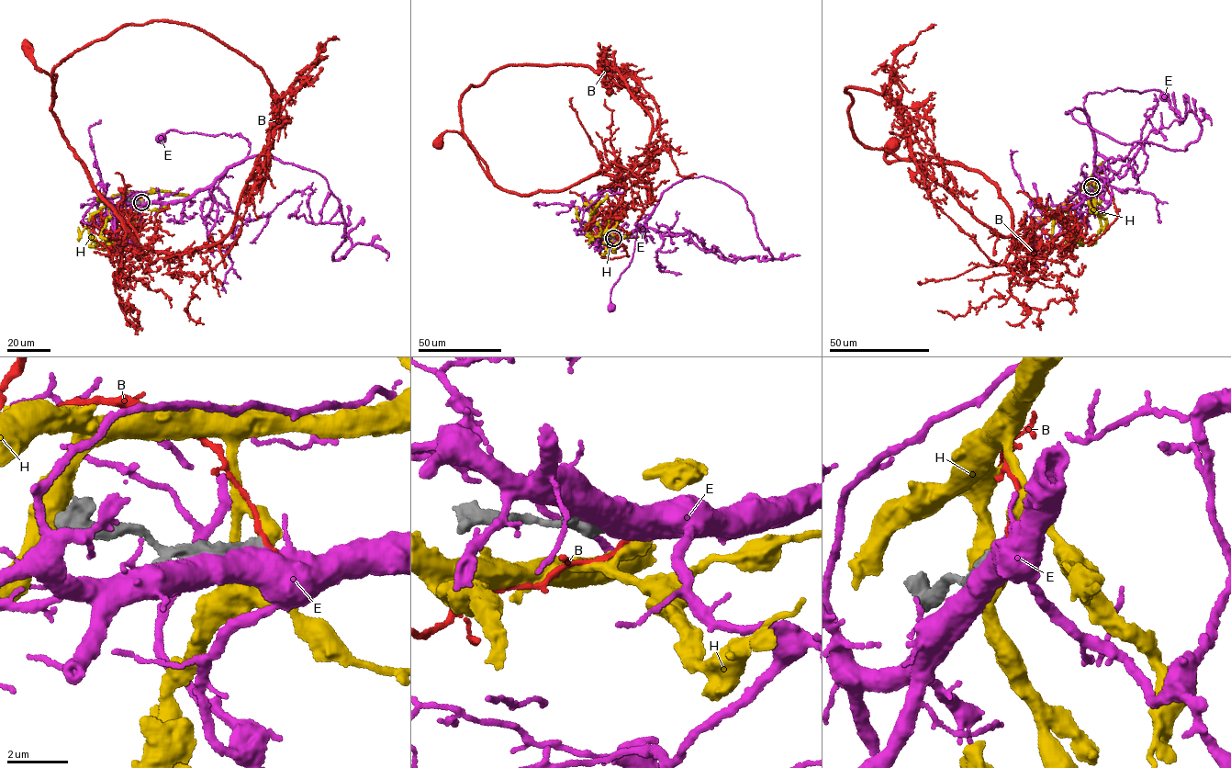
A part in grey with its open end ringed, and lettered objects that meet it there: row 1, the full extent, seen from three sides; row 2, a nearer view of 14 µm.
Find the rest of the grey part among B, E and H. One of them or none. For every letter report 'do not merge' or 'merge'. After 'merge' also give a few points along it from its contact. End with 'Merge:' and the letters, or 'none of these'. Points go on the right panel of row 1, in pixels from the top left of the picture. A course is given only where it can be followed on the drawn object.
B: do not merge
E: do not merge
H: do not merge
Merge: none of these

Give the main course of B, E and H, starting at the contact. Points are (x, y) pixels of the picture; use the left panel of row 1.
B: (141, 201), (131, 191), (105, 201), (133, 229), (137, 242), (62, 136), (52, 113), (50, 76), (26, 45)
E: (138, 202), (187, 199), (249, 150), (249, 141), (240, 133), (171, 129), (161, 138)
H: (141, 201), (138, 194), (117, 194), (93, 216), (89, 226), (90, 235), (105, 246), (130, 244), (135, 249)

